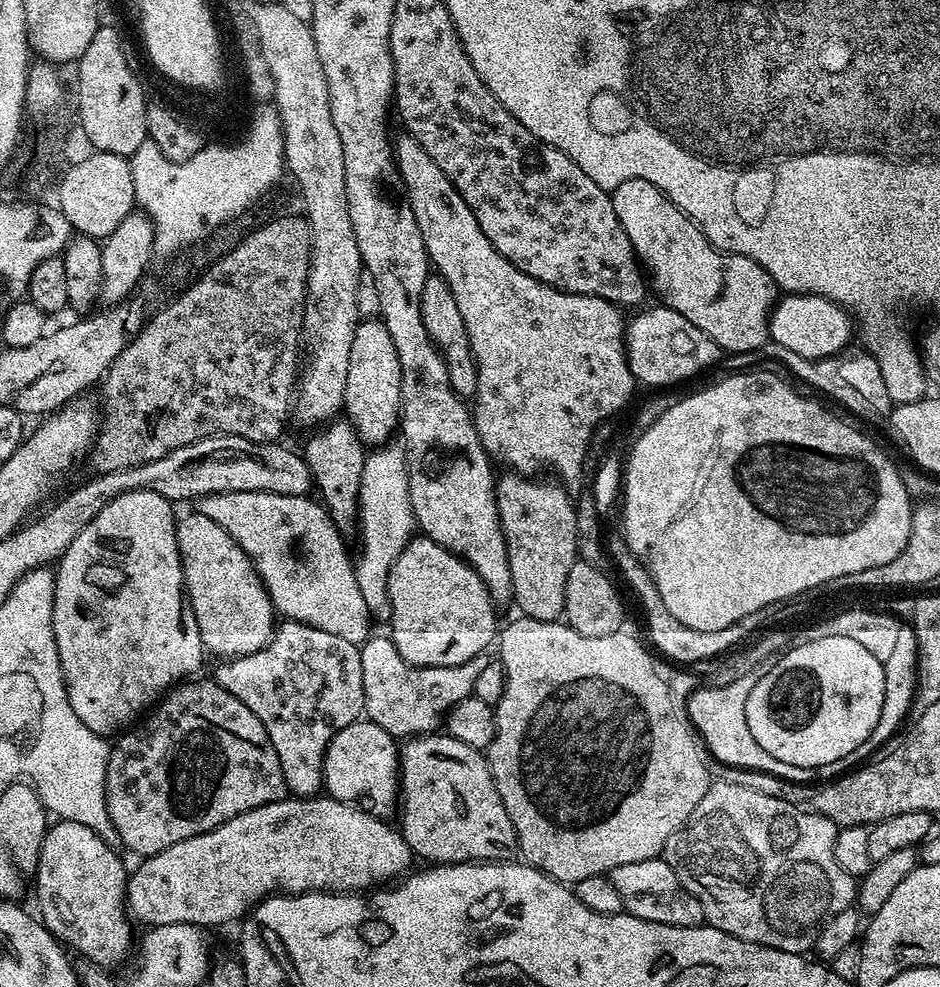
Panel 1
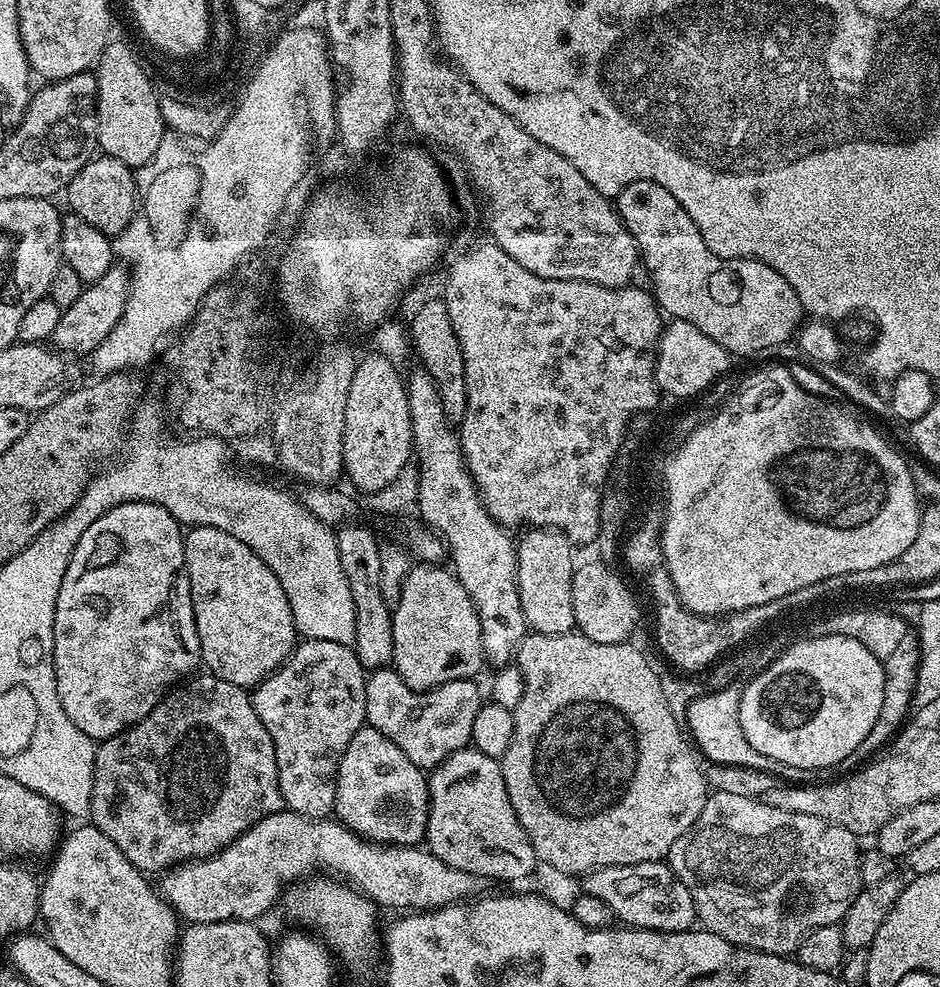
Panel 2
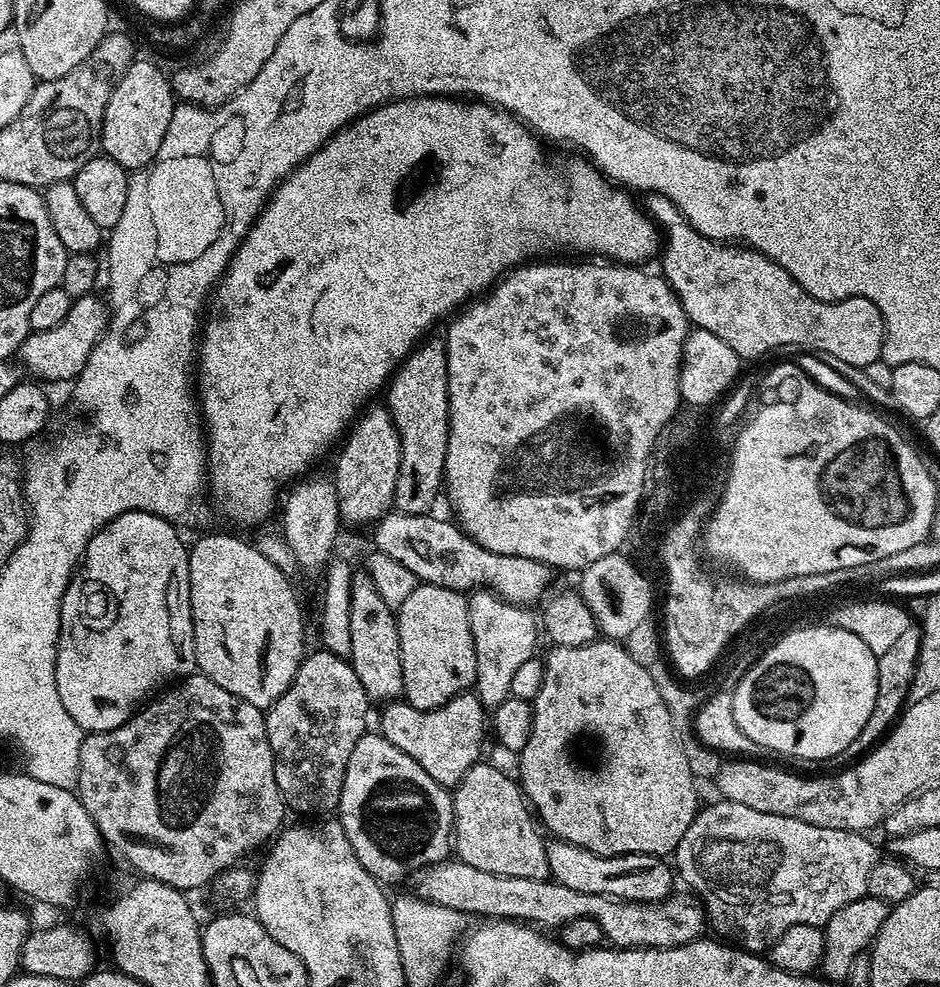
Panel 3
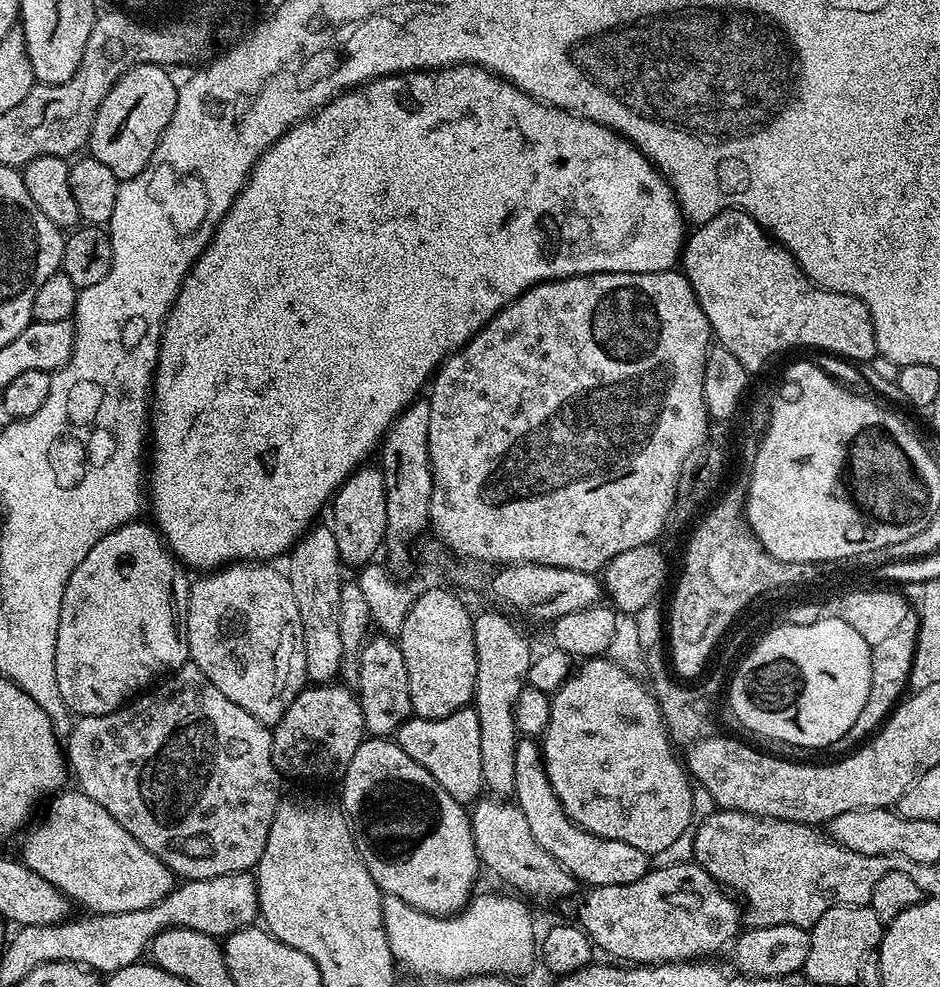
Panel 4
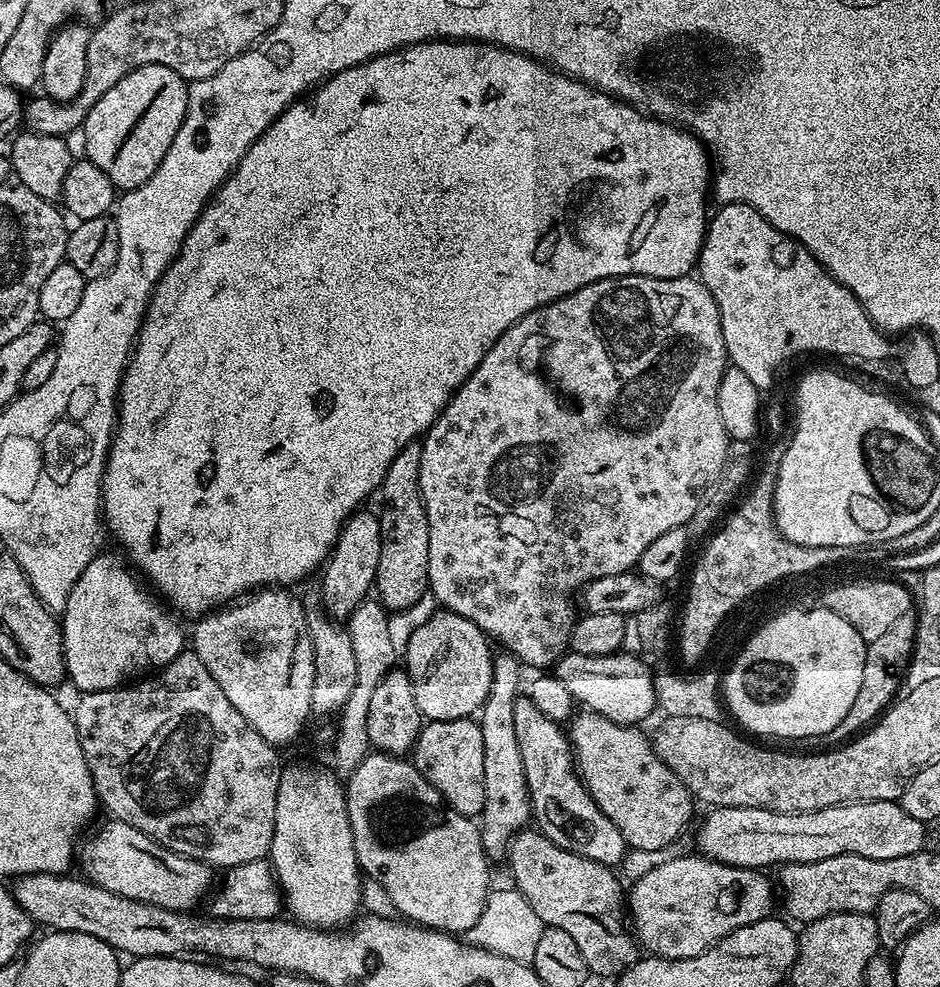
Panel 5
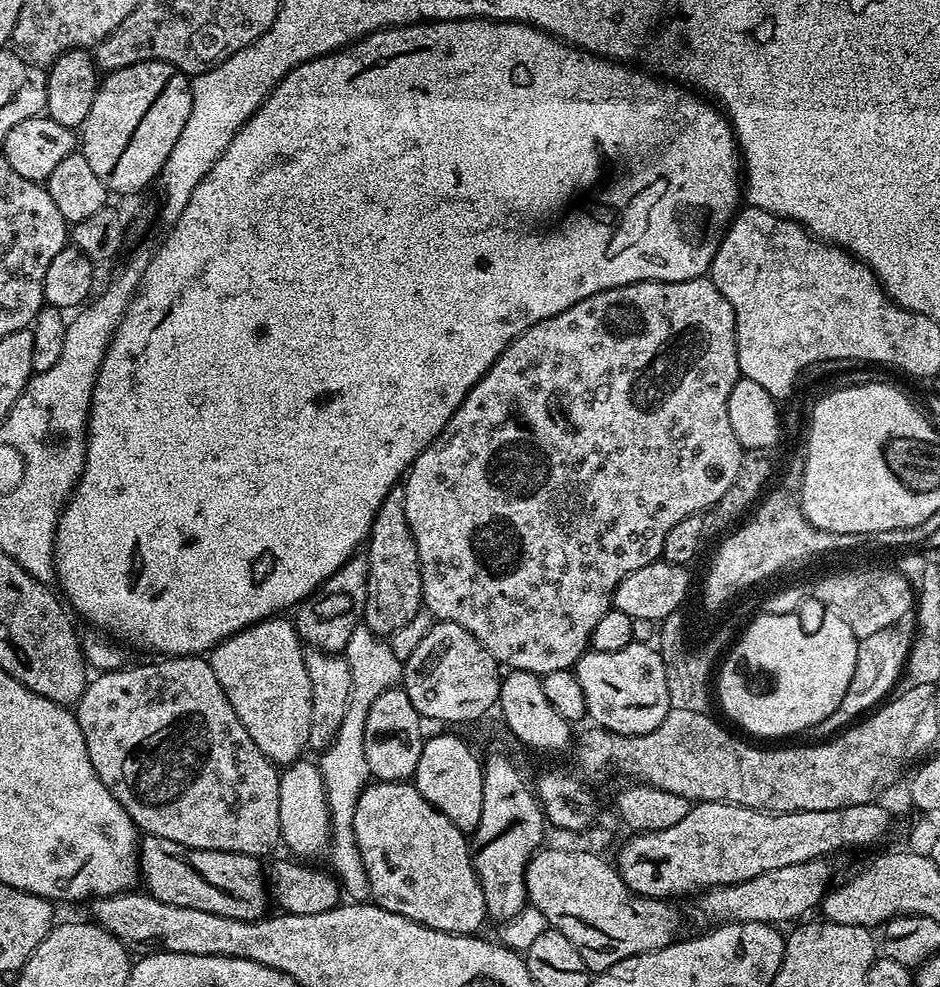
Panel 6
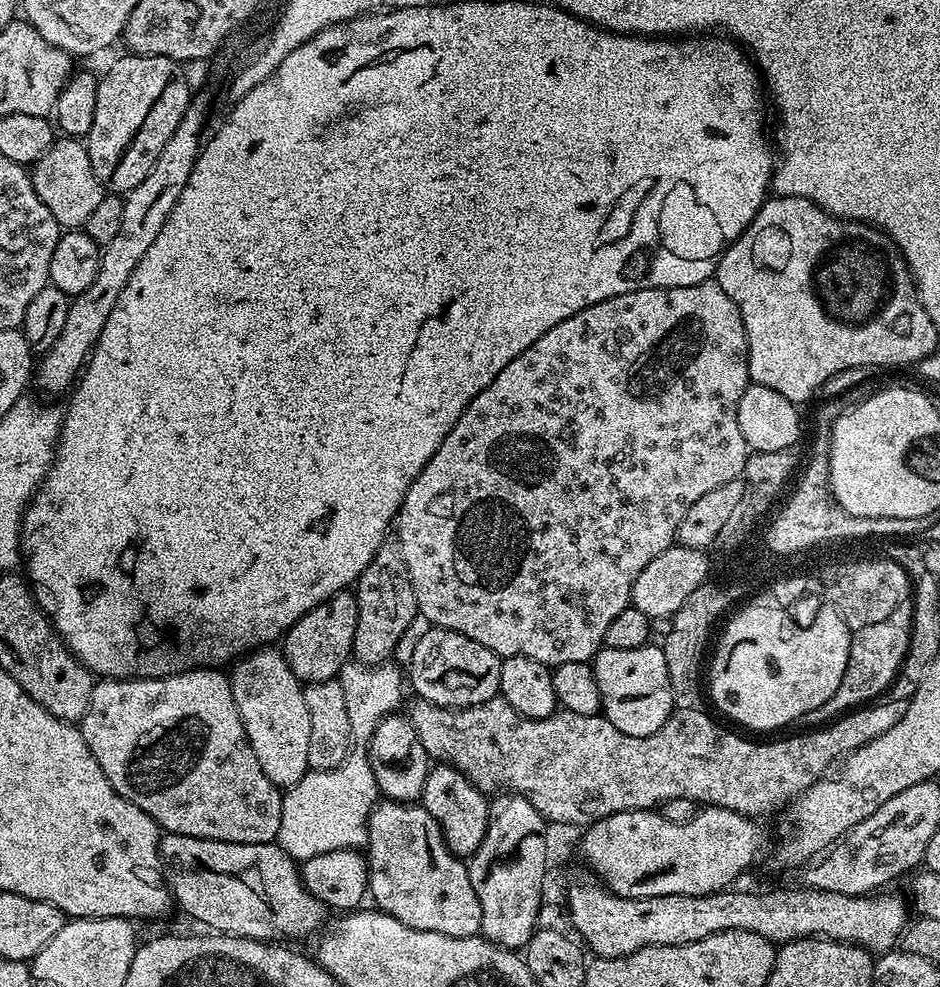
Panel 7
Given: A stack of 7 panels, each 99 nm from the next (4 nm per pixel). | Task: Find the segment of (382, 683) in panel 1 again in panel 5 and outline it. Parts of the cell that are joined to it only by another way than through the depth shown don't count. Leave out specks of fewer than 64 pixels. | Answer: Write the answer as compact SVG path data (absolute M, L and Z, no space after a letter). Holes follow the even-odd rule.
M475 719L427 721L421 727L410 760L458 814L476 818L483 813L486 782L482 774L482 730Z

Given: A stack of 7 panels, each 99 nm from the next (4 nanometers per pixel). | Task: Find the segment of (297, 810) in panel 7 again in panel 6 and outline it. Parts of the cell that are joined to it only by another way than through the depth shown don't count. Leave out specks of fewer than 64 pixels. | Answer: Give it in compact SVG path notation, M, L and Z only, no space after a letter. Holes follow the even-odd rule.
M359 627L350 634L350 642L346 642L342 653L344 661L350 666L350 702L346 706L346 714L342 718L342 726L338 726L338 734L334 742L319 753L318 763L322 782L326 786L328 809L332 819L330 837L330 853L332 852L331 871L334 873L343 895L352 902L364 902L372 895L368 871L362 862L362 854L358 850L358 842L354 838L354 810L358 810L358 798L362 790L370 783L370 773L366 766L366 714L370 714L370 706L374 706L378 694L386 694L386 690L397 687L404 678L404 661L394 654L391 643L383 636L376 636L366 627Z

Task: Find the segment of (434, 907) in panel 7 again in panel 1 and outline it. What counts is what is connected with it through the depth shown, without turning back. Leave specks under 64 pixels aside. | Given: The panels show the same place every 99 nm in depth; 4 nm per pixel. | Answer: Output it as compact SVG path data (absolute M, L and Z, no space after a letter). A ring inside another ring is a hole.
M367 718L356 720L338 732L324 755L323 787L333 800L358 802L365 812L388 818L398 808L400 754L398 740Z

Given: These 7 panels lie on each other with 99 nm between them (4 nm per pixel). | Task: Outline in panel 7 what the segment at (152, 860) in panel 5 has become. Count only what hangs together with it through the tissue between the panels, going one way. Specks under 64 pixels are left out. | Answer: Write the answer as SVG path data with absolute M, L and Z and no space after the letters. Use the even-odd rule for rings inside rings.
M169 832L161 835L160 838L160 858L162 867L166 873L168 881L168 888L172 892L172 898L175 907L181 908L188 916L193 916L200 924L205 924L205 929L211 930L216 934L223 934L225 936L241 936L247 940L262 940L265 942L276 942L281 938L280 936L308 936L319 933L325 927L326 909L324 903L318 898L314 898L314 894L310 894L310 890L306 890L306 886L300 877L300 869L297 861L293 860L291 856L284 853L280 845L273 842L271 844L243 844L242 842L218 842L217 840L207 840L206 838L190 838L186 834L174 834Z

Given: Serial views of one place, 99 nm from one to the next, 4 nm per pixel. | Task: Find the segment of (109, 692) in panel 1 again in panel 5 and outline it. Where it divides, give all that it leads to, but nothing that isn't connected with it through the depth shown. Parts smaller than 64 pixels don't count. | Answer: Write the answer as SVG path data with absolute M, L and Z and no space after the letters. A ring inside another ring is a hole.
M123 555L95 556L86 570L82 570L78 582L74 582L60 620L70 684L72 680L80 694L110 690L174 662L174 658L185 651L186 632L171 614L141 583Z

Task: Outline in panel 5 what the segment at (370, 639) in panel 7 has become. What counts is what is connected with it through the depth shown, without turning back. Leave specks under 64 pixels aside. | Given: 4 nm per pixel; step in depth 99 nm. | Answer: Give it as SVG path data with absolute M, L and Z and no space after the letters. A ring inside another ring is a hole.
M407 444L390 462L386 478L380 484L378 497L384 505L378 508L382 530L382 558L378 558L378 574L374 585L375 595L389 613L406 610L422 598L428 587L428 563L430 562L430 526L426 522L426 510L420 497L418 470L422 462L420 444Z

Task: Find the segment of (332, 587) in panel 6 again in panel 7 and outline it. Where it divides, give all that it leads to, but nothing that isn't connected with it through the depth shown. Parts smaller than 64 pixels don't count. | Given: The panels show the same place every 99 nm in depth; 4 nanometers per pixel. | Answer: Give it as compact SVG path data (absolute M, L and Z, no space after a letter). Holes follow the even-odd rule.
M348 590L326 598L326 602L302 614L296 625L288 629L282 637L282 651L293 674L305 685L337 679L342 666L348 663L352 656L357 620L356 598Z

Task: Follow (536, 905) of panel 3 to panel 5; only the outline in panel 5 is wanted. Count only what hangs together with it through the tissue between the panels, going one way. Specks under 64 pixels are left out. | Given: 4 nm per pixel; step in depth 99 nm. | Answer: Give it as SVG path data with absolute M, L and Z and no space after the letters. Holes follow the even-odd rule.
M703 854L697 856L676 856L673 860L664 860L661 864L653 866L649 872L644 872L636 880L632 892L627 893L626 908L630 913L630 928L634 933L635 939L638 941L641 949L649 956L661 956L667 960L681 960L682 958L694 958L698 954L702 954L711 946L717 944L726 934L730 934L734 930L738 930L742 926L750 926L759 920L767 920L773 915L772 912L772 888L774 892L774 884L767 880L763 871L755 868L735 868L729 864L719 864L716 860L709 860Z

